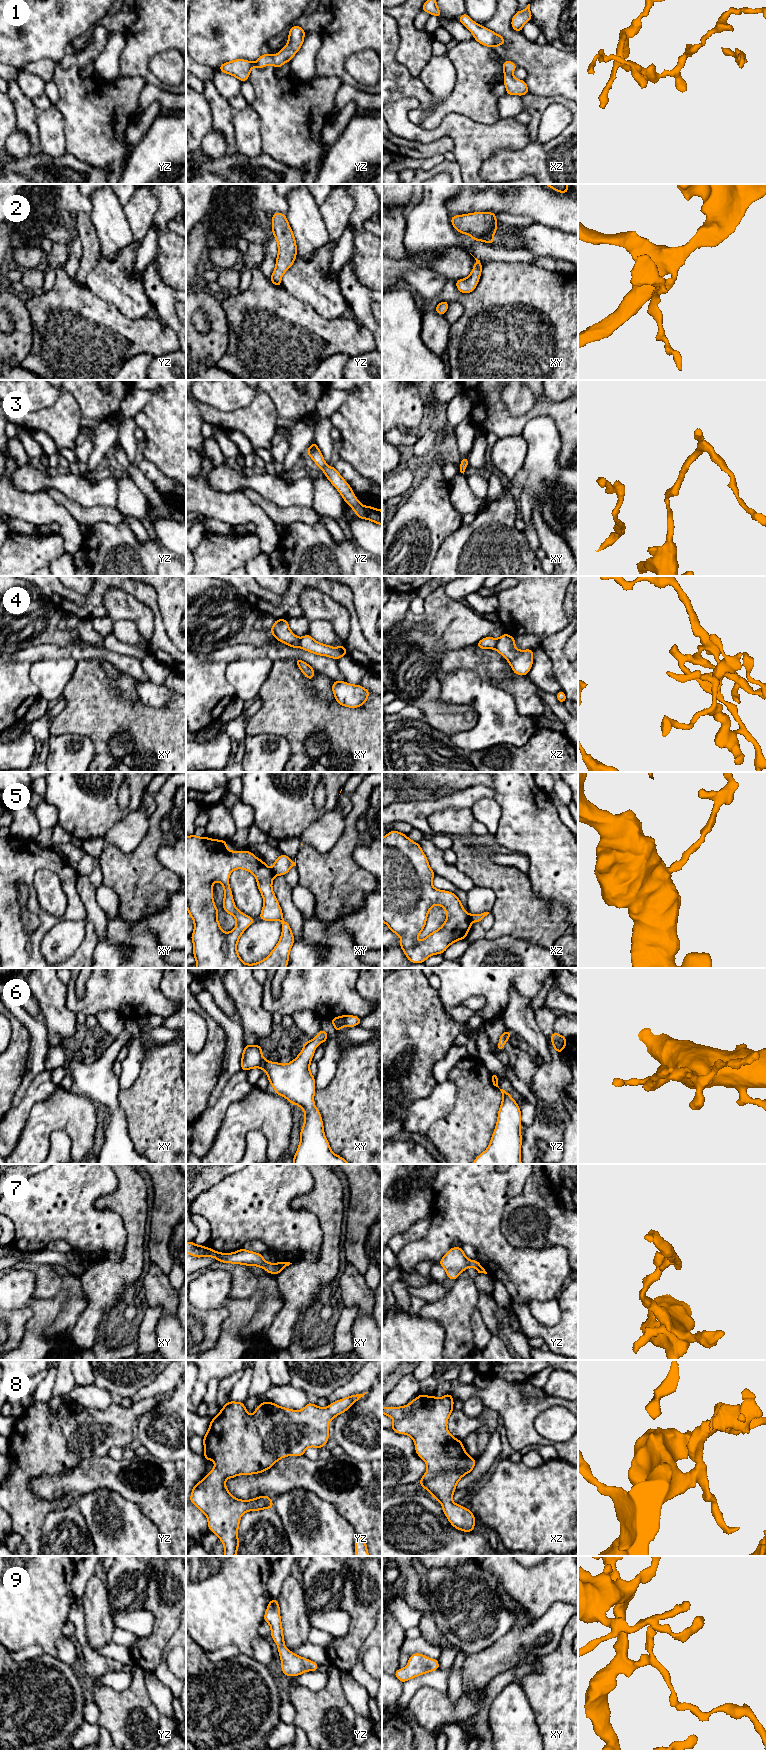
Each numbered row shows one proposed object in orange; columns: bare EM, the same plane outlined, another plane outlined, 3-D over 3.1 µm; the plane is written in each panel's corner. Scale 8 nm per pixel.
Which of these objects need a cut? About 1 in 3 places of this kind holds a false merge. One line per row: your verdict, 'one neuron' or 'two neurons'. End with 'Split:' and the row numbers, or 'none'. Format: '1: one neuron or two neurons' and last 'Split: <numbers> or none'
1: one neuron
2: one neuron
3: one neuron
4: two neurons
5: two neurons
6: one neuron
7: two neurons
8: one neuron
9: one neuron
Split: 4, 5, 7

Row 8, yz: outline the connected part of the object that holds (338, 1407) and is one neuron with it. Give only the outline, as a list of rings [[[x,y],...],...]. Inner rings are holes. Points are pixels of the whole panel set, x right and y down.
[[[367,1392],[363,1394],[356,1394],[356,1395],[350,1395],[344,1399],[337,1400],[331,1404],[329,1404],[328,1407],[321,1408],[318,1407],[316,1404],[312,1403],[307,1403],[307,1405],[299,1410],[295,1411],[289,1408],[283,1408],[273,1402],[268,1402],[265,1401],[264,1403],[260,1403],[258,1407],[255,1409],[254,1414],[251,1416],[248,1414],[245,1405],[243,1402],[234,1402],[234,1401],[229,1401],[227,1402],[224,1407],[220,1410],[219,1414],[213,1418],[210,1422],[209,1429],[206,1433],[206,1435],[203,1437],[203,1444],[204,1444],[204,1457],[206,1461],[212,1460],[215,1463],[215,1467],[195,1486],[193,1487],[191,1491],[191,1496],[190,1496],[190,1502],[194,1504],[200,1511],[202,1511],[205,1516],[207,1517],[208,1520],[208,1528],[210,1529],[211,1532],[216,1534],[218,1538],[222,1541],[224,1549],[225,1549],[225,1555],[224,1556],[236,1556],[236,1553],[238,1551],[238,1546],[239,1546],[239,1540],[238,1540],[238,1527],[240,1524],[240,1518],[241,1516],[248,1512],[248,1511],[254,1511],[258,1510],[261,1511],[263,1509],[273,1509],[273,1501],[270,1497],[266,1495],[259,1496],[257,1498],[253,1498],[251,1500],[240,1500],[235,1498],[229,1493],[229,1490],[226,1488],[225,1481],[228,1478],[235,1478],[237,1475],[250,1475],[250,1474],[259,1474],[261,1472],[265,1472],[266,1470],[270,1469],[278,1460],[286,1457],[286,1456],[304,1456],[305,1450],[308,1447],[316,1447],[318,1449],[324,1447],[328,1441],[329,1438],[329,1422],[336,1416],[344,1413],[346,1410],[348,1410],[356,1401],[358,1401],[361,1397],[363,1397]]]

